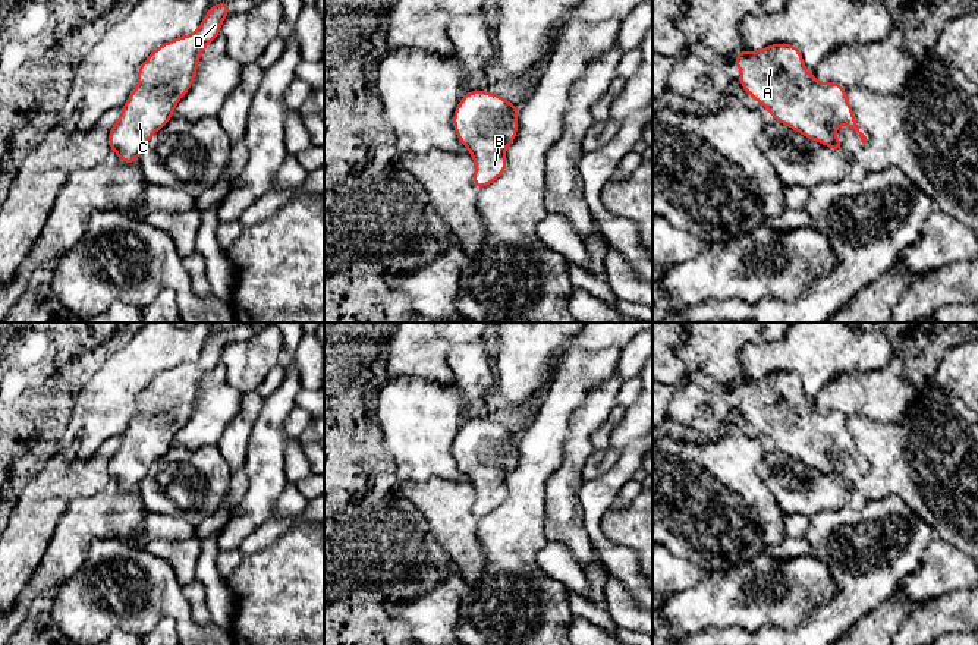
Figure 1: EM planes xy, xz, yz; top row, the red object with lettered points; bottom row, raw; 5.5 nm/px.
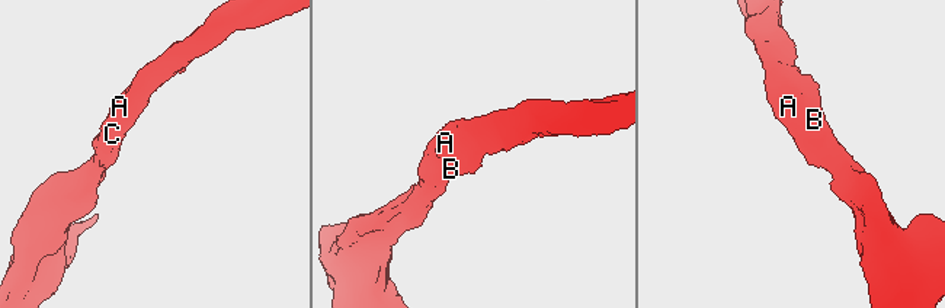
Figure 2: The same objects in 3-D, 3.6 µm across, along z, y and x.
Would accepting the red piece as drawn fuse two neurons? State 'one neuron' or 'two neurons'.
one neuron

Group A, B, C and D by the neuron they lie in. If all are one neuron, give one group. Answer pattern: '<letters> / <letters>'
A B C D

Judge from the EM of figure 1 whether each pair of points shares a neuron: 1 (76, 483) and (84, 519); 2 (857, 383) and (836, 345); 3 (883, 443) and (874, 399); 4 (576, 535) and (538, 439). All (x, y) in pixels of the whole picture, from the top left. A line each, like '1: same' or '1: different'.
1: different
2: different
3: different
4: different

